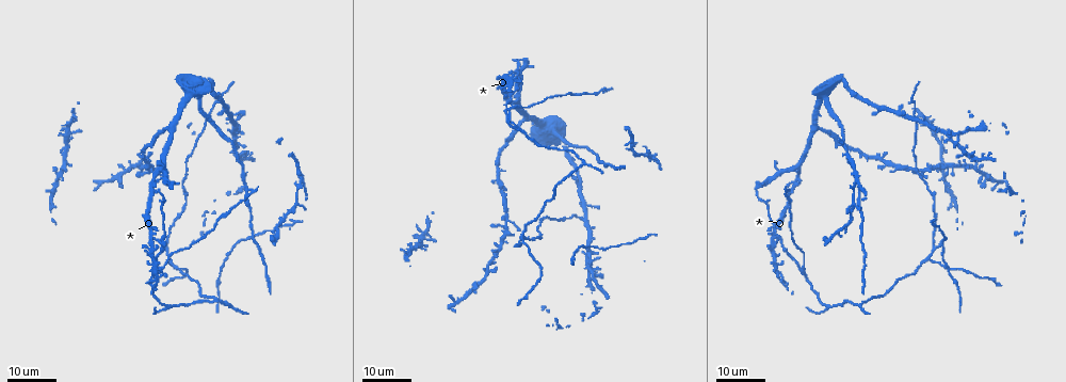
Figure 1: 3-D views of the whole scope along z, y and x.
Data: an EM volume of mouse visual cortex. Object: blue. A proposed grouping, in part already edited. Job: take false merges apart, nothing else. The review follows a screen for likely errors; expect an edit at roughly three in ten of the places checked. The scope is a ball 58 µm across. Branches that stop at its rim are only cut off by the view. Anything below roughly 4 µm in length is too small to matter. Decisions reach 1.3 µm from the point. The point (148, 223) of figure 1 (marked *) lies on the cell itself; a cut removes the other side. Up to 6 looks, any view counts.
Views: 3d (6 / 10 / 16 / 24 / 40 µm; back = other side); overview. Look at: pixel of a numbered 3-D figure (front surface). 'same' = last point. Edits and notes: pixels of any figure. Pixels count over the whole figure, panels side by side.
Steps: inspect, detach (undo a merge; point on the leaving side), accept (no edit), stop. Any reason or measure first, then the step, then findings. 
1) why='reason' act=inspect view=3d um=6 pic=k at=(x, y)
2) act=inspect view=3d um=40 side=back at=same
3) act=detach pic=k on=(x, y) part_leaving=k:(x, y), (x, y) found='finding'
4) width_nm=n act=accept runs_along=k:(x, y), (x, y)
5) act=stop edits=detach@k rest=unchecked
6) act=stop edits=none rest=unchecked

why='branch point' act=inspect view=3d um=24 pic=1 at=(956, 133)

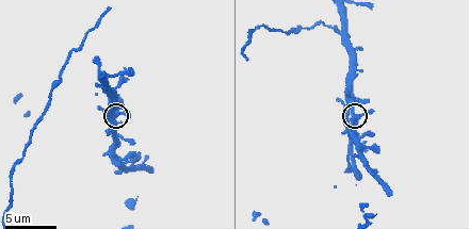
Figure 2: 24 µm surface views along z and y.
why='zoom in' act=inspect view=3d um=6 at=same

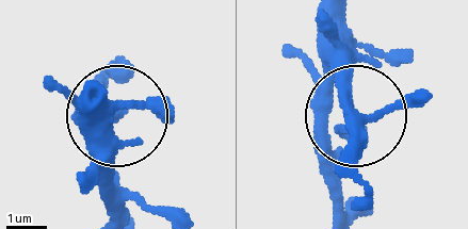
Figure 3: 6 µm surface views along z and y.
arms=3 act=accept found='continuous, no second cell'

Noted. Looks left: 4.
why='sudden change in width' act=inspect view=3d um=16 pic=1 at=(944, 249)

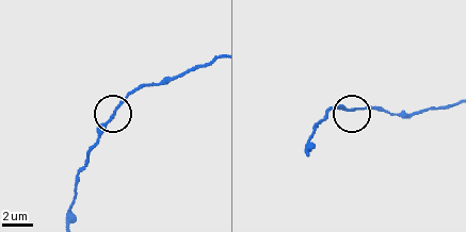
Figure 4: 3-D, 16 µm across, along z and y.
why='zoom in' act=inspect view=3d um=6 pic=4 at=(113, 114)

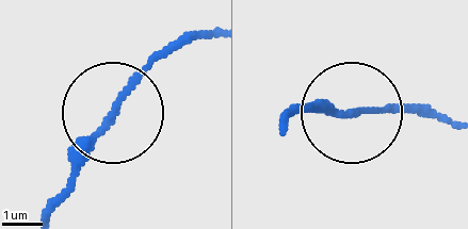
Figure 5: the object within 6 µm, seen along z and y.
act=accept found='all the same cell'

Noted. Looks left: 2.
why='calibre changes' act=inspect view=3d um=24 pic=1 at=(942, 238)

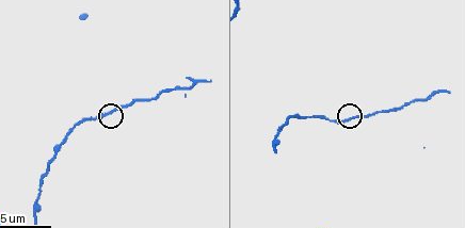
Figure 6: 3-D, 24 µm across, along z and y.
act=inspect view=3d um=6 pic=6 at=(350, 119)

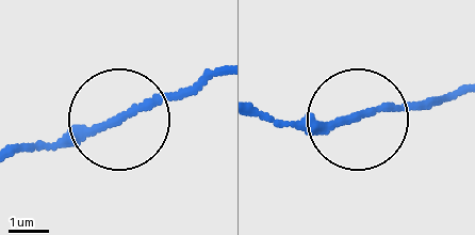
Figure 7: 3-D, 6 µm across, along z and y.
act=accept found='continuous, no second cell'

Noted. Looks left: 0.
act=stop edits=none rest=unchecked

